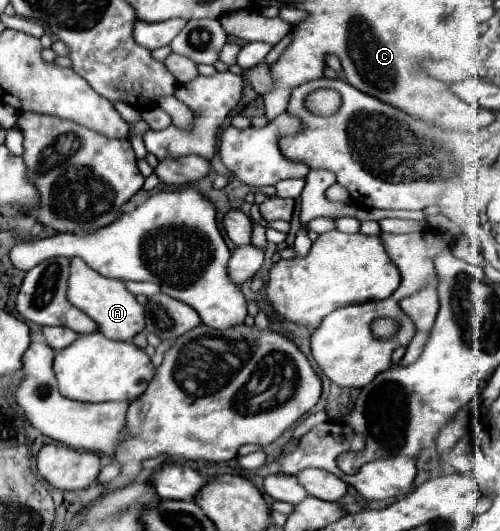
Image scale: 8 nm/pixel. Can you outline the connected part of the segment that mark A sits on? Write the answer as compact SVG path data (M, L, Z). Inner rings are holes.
M82 258L70 260L70 278L68 278L68 300L86 316L98 324L98 332L110 340L132 340L138 332L144 330L144 306L138 304L134 294L126 290L122 280L104 278L94 272Z

